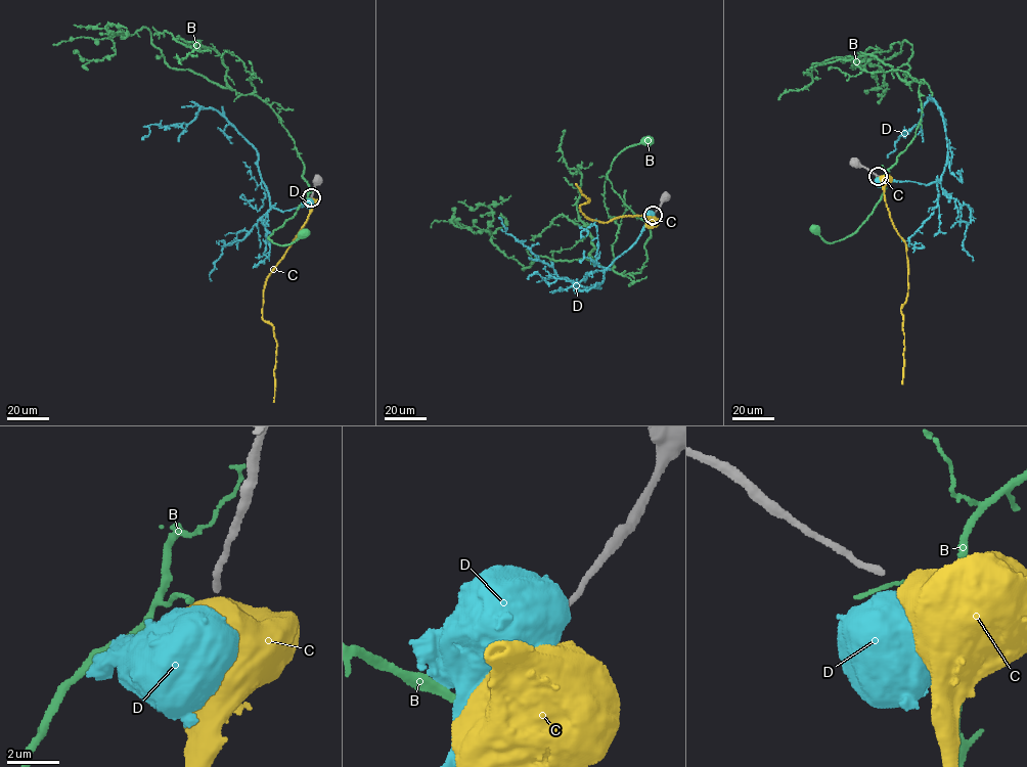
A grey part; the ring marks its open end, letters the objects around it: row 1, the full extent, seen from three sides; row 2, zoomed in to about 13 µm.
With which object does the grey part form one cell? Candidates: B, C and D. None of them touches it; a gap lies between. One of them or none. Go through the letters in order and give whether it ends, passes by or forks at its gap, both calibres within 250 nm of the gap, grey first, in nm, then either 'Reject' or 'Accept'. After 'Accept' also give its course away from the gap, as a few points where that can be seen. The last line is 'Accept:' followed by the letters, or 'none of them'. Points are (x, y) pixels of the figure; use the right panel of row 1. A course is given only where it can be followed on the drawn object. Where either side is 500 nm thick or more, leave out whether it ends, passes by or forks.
B: It ends there. Thickness 240 nm (grey) against 180 nm. Reject
C: Thickness 240 nm (grey) against 900 nm. Reject
D: Thickness 240 nm (grey) against 800 nm. Reject
Accept: none of them

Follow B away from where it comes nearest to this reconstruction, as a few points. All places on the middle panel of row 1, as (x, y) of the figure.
B: (652, 215), (646, 221), (635, 216), (612, 188), (607, 175), (621, 151), (645, 140)

